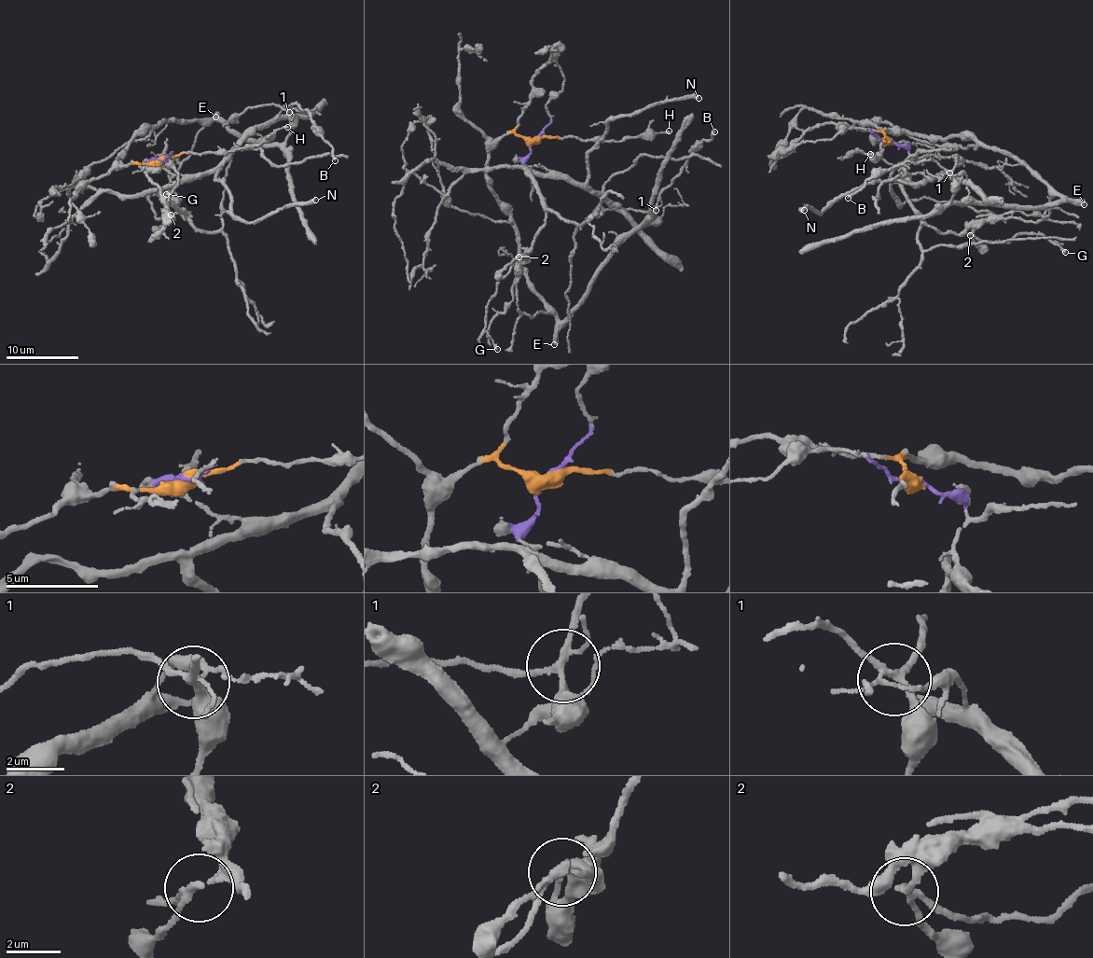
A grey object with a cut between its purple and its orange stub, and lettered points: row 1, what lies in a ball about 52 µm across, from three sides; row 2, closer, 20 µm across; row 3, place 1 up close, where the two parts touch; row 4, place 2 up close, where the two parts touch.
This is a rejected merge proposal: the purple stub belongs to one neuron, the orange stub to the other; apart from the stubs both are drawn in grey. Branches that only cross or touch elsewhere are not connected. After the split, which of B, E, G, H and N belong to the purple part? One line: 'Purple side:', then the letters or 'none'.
Purple side: G, N

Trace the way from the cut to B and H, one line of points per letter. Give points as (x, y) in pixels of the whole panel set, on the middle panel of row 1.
B: (533, 140), (506, 132), (487, 184), (526, 280), (561, 321), (715, 132)
H: (533, 140), (567, 135), (620, 142), (669, 131)

